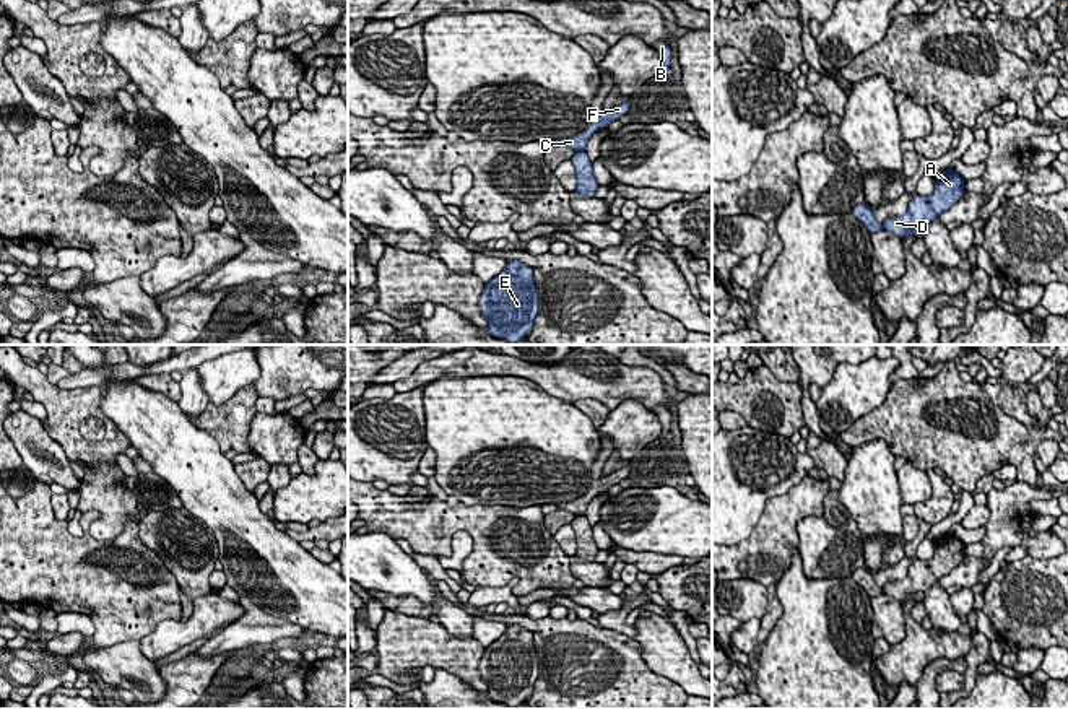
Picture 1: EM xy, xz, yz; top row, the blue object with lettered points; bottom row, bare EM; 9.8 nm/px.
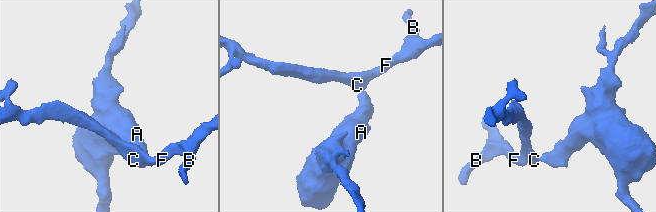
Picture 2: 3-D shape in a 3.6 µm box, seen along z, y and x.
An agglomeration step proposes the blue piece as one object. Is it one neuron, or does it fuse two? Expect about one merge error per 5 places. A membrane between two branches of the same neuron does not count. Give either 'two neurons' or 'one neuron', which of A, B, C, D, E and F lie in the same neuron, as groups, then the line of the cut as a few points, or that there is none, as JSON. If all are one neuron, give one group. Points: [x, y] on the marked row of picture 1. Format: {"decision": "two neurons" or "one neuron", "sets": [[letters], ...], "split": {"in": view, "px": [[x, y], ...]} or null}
{"decision": "two neurons", "sets": [["A", "D", "E"], ["B", "C", "F"]], "split": {"in": "xz", "px": [[582, 148], [576, 152]]}}

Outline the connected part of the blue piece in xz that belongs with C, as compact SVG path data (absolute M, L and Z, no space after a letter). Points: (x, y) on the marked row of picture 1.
M629 101L613 107L611 111L605 111L598 115L593 115L587 125L587 128L574 137L556 140L559 145L569 146L572 150L584 150L588 138L598 132L600 128L608 127L613 120L618 120L621 115L627 114Z

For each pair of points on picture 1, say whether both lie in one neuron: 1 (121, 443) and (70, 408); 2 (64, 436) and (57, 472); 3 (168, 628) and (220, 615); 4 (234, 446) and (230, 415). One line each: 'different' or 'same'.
1: same
2: different
3: same
4: same

